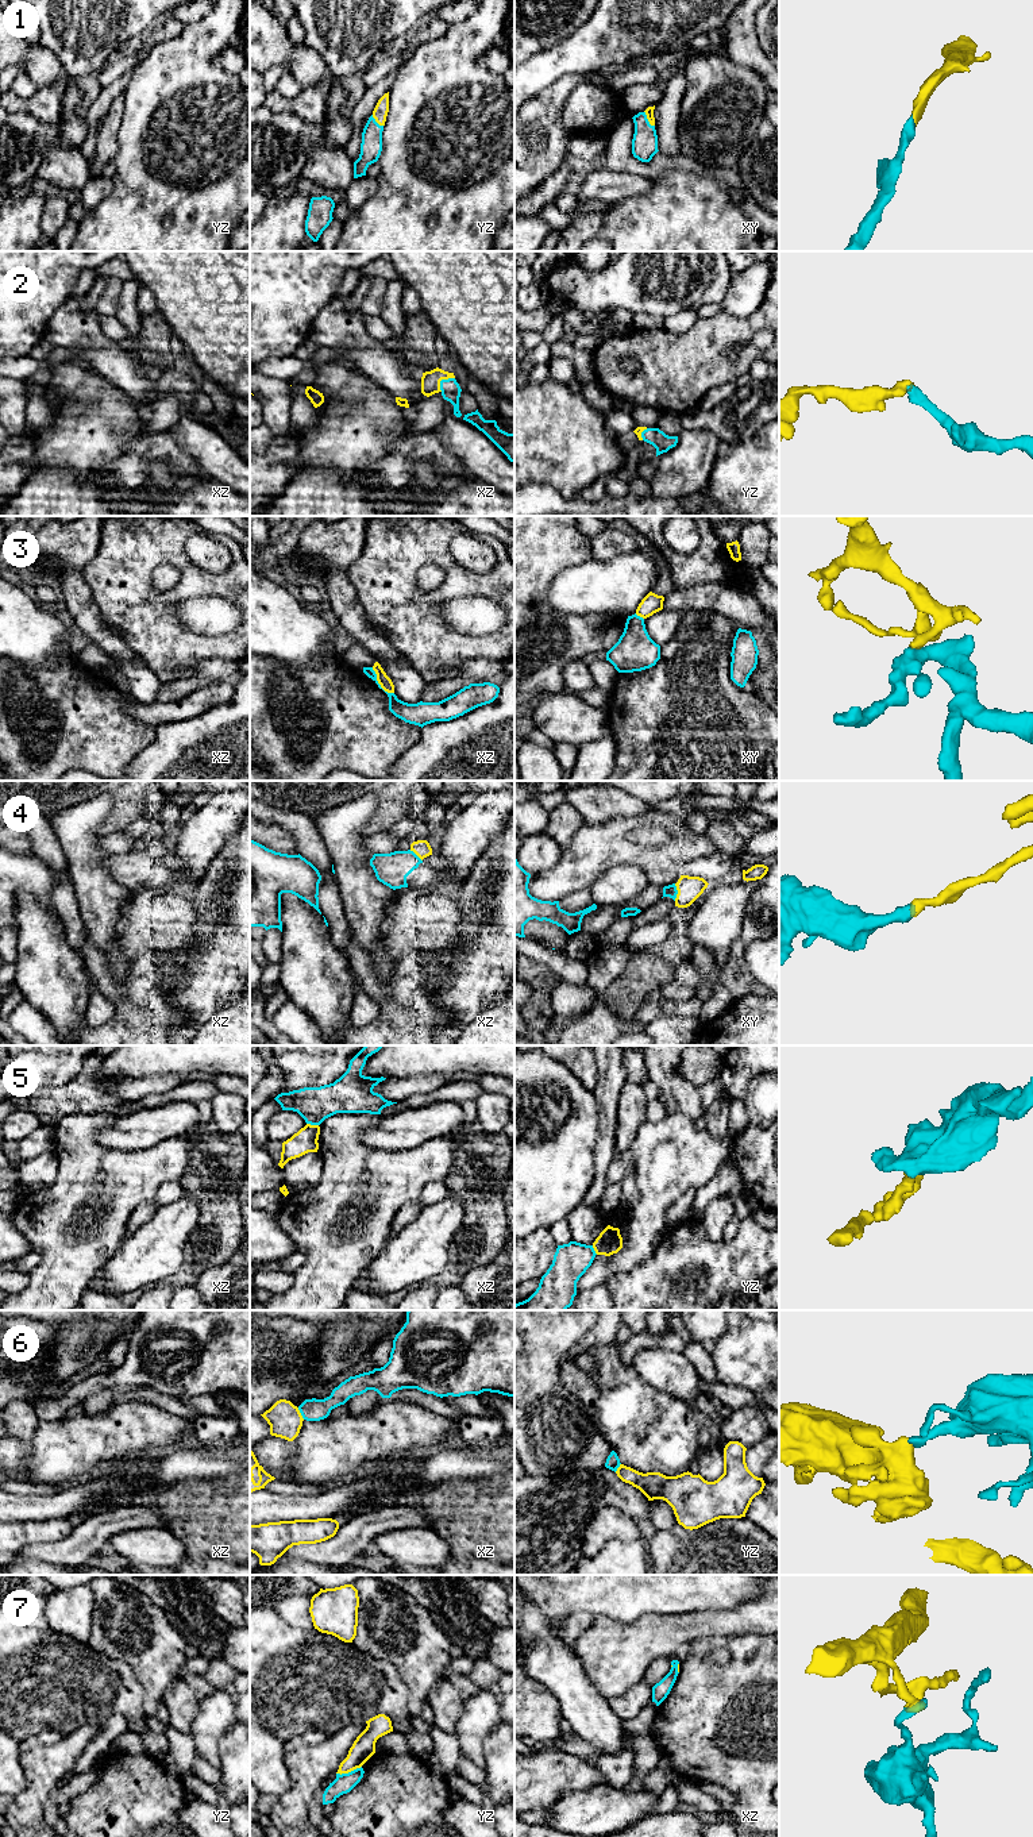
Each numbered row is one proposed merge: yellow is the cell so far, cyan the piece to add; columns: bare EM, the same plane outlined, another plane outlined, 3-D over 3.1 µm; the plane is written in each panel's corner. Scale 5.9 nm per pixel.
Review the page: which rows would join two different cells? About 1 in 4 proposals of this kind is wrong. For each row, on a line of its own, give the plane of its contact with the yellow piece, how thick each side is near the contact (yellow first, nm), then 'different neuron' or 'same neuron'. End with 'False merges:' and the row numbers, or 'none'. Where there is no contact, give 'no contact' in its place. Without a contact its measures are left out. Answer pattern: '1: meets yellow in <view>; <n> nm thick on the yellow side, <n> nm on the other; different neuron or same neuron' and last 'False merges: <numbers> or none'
1: meets yellow in xy; 50 nm thick on the yellow side, 160 nm on the other; same neuron
2: meets yellow in xz; 110 nm thick on the yellow side, 110 nm on the other; same neuron
3: meets yellow in xz; 70 nm thick on the yellow side, 110 nm on the other; different neuron
4: meets yellow in xy; 140 nm thick on the yellow side, 70 nm on the other; different neuron
5: meets yellow in xz; 140 nm thick on the yellow side, 200 nm on the other; different neuron
6: meets yellow in xz; 200 nm thick on the yellow side, 130 nm on the other; different neuron
7: meets yellow in yz; 140 nm thick on the yellow side, 120 nm on the other; different neuron
False merges: 3, 4, 5, 6, 7

